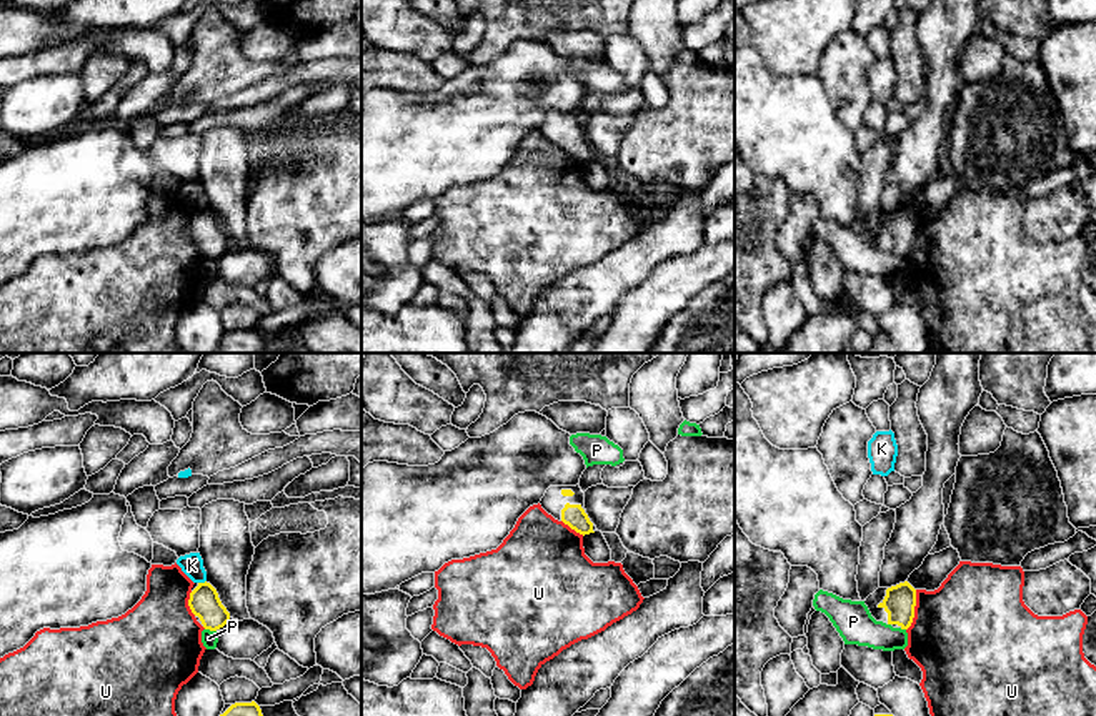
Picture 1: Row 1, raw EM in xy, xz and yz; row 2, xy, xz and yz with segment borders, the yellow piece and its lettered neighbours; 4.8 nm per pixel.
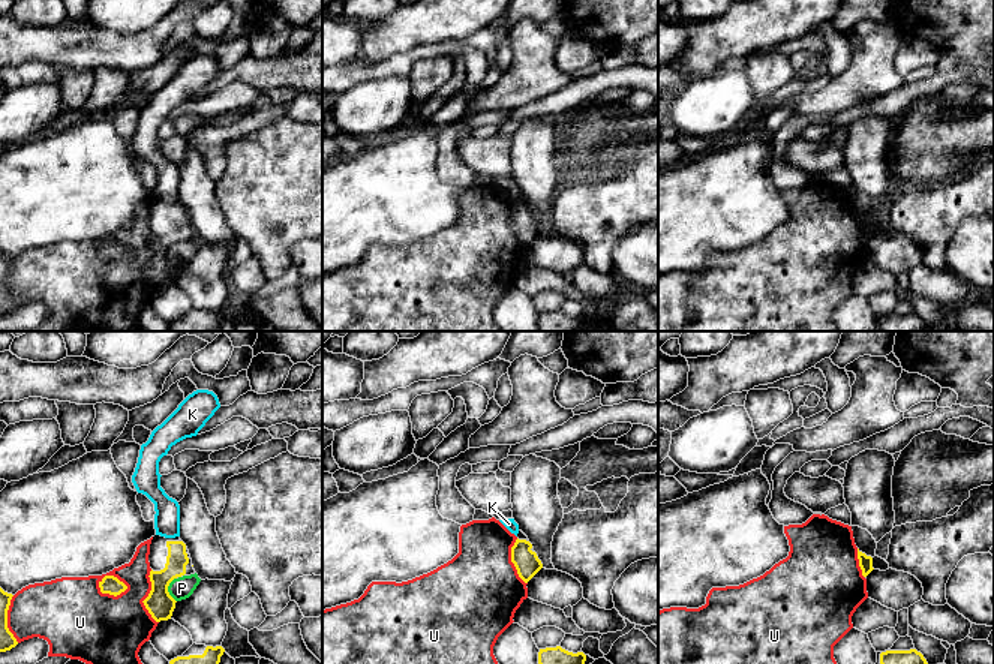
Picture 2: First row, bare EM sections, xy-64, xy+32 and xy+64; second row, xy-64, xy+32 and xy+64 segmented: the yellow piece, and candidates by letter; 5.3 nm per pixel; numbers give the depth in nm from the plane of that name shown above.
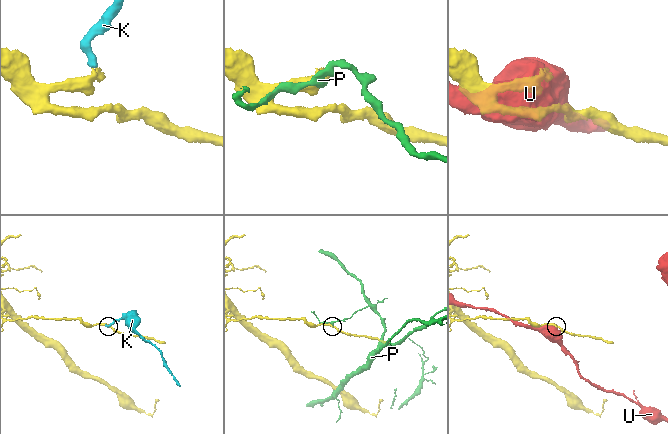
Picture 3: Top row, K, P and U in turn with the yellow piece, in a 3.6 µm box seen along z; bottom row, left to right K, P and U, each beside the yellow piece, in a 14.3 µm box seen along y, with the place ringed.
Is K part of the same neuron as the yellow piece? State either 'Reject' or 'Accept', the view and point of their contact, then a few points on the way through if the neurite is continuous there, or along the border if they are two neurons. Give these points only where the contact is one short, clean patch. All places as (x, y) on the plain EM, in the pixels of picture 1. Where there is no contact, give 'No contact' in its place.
Reject. Touches yellow at xy (202, 210). Boundary: xy (205, 207), (199, 210)

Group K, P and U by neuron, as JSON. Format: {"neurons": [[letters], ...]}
{"neurons": [["K"], ["P"], ["U"]]}

